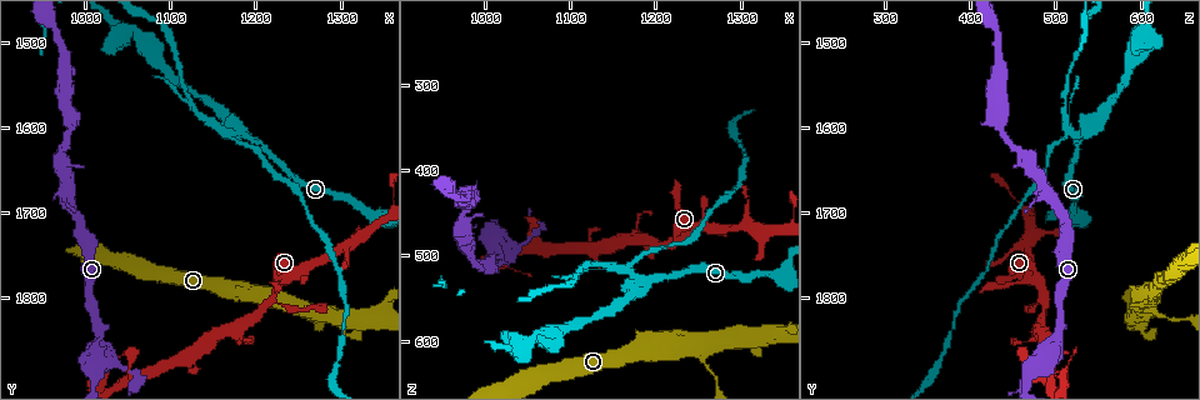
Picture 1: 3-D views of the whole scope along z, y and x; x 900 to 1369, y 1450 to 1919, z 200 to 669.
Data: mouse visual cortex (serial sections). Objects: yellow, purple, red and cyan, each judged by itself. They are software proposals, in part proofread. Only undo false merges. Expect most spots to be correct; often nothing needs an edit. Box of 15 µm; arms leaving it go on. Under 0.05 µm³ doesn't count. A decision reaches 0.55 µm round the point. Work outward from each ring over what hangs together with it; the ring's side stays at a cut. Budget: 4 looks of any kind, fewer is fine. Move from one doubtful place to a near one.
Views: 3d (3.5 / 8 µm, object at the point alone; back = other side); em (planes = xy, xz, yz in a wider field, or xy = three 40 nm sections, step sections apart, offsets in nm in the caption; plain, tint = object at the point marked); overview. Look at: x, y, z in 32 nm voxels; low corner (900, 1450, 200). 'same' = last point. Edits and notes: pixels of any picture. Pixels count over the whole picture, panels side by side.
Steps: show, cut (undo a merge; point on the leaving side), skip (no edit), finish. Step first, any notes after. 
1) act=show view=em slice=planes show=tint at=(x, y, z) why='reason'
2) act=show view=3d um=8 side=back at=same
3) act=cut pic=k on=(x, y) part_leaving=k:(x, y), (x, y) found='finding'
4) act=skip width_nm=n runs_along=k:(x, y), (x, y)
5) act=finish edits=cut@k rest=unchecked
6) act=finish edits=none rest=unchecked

act=show view=3d um=3.5 at=(1335, 1705, 520) why='two arms in line, one across'

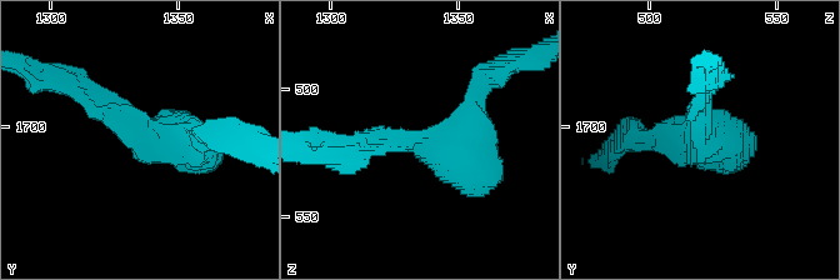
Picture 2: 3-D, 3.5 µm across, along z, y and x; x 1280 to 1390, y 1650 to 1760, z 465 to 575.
act=show view=em slice=xy step=1 show=tint at=(1335, 1703, 522) arms=3 arm_widths_nm=200,450,600 why='need the tissue'

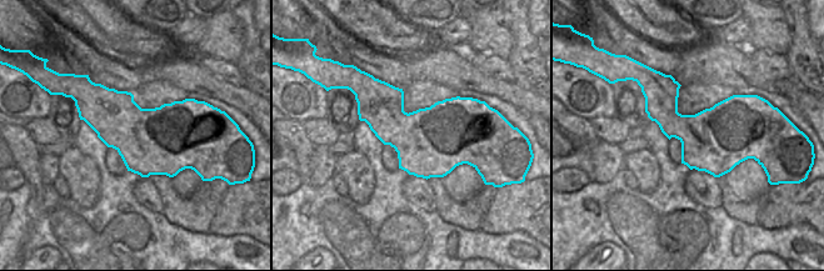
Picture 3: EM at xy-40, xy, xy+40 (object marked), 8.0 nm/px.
act=skip runs_along=2:(76, 91), (126, 130), (199, 141) found='one cell here'

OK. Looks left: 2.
act=show view=3d um=3.5 at=(1225, 1800, 490) why='three-way junction'

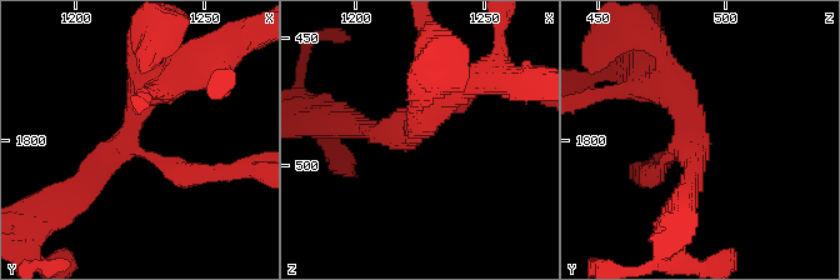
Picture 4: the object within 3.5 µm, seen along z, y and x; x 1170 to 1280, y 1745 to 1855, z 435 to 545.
act=show view=em slice=xy step=3 show=tint at=(1220, 1801, 485)

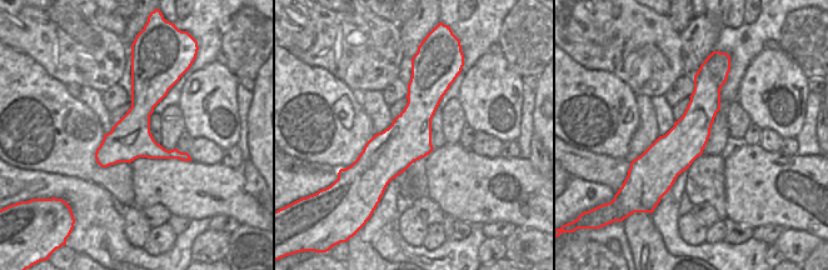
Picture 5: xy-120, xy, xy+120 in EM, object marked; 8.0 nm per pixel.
act=skip arm_widths_nm=150,250,350 runs_along=4:(135, 68), (128, 140), (63, 198) found='one cell here'

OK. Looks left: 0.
act=finish edits=none rest=unchecked

